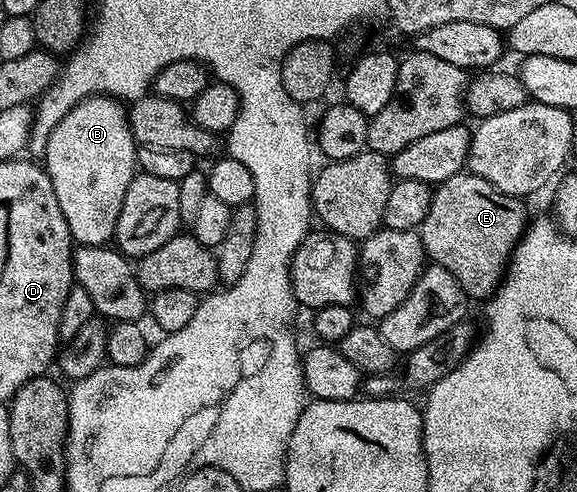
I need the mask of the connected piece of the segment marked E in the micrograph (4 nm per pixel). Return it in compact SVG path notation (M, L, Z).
M469 170L457 172L433 189L428 214L422 219L420 235L427 257L448 270L467 297L485 301L497 292L514 246L528 227L522 204L519 197L496 190L492 182L484 182Z

